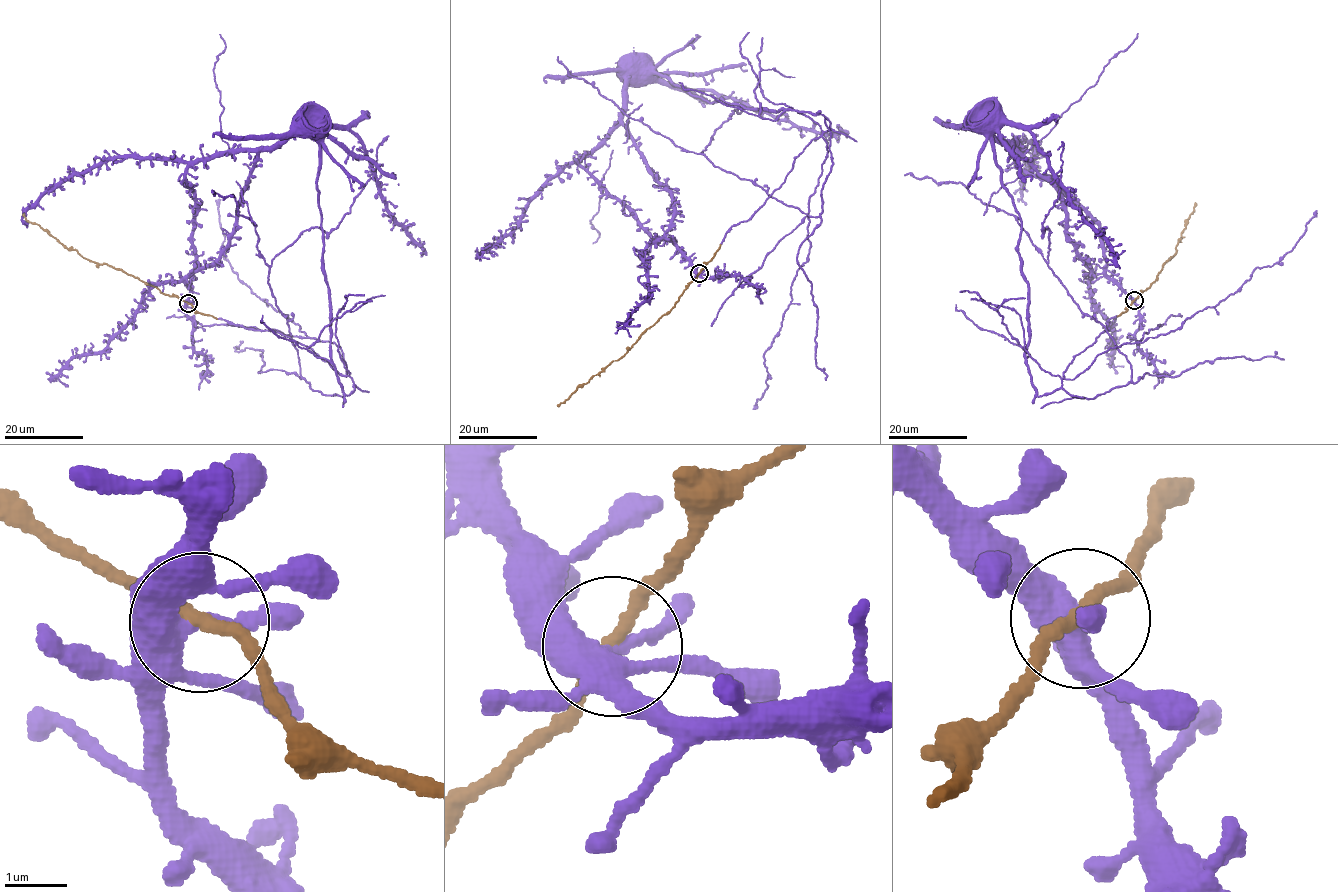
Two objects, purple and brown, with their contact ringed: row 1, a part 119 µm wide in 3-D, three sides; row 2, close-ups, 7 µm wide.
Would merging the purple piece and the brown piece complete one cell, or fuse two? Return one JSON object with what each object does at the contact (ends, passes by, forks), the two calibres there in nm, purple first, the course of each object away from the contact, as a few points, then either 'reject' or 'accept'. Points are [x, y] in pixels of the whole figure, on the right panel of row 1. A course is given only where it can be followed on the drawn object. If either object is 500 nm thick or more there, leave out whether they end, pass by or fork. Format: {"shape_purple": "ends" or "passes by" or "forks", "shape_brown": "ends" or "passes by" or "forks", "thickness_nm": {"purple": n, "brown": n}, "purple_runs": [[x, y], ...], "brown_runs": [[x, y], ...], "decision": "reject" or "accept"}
{"shape_purple": "forks", "shape_brown": "passes by", "thickness_nm": {"purple": 320, "brown": 200}, "purple_runs": [[1135, 300], [1106, 274], [1100, 225], [987, 127], [1021, 222], [1037, 396], [1239, 291], [1316, 210]], "brown_runs": [[1135, 300], [1156, 279], [1163, 264], [1175, 255], [1195, 202]], "decision": "accept"}

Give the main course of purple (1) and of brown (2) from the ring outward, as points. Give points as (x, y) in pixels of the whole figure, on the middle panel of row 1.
1: (699, 273), (577, 164), (618, 121), (628, 82), (650, 73), (709, 102), (830, 124), (808, 259), (755, 406)
2: (699, 273), (674, 305), (645, 330), (625, 355), (557, 405)

